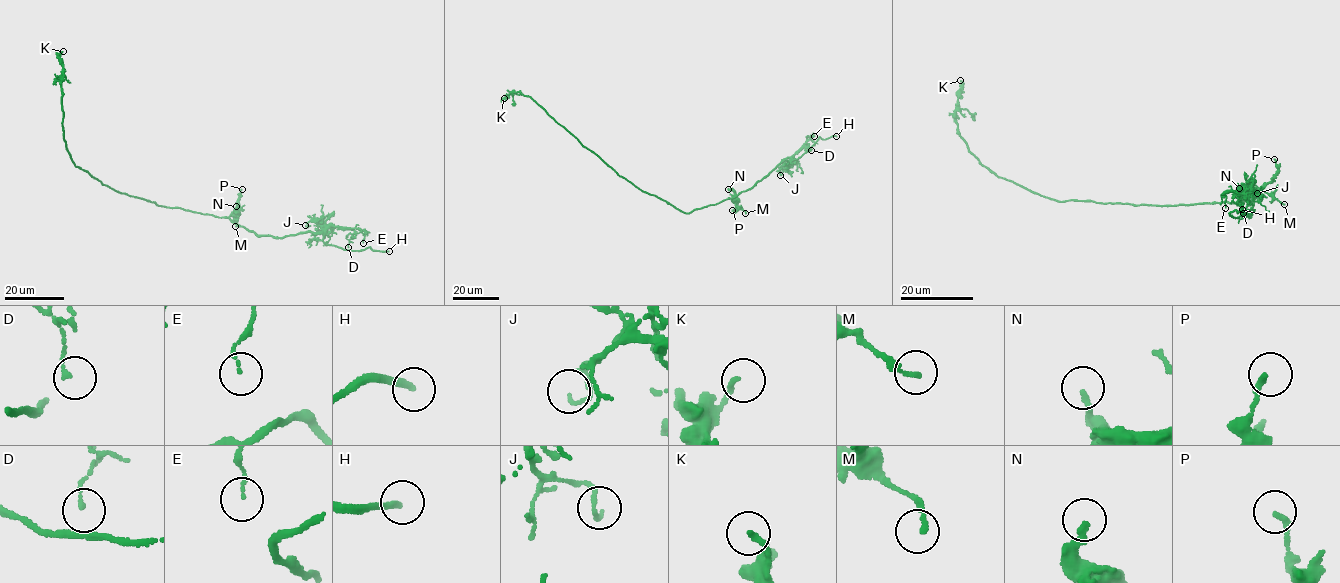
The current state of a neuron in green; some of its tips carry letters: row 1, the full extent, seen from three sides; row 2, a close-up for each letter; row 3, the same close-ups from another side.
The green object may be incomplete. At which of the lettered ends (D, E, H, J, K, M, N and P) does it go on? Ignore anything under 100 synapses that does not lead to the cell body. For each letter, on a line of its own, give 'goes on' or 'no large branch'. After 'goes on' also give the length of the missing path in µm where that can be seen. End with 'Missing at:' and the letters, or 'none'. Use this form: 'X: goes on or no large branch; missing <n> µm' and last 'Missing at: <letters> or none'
D: no large branch
E: no large branch
H: goes on; missing 30 µm
J: no large branch
K: no large branch
M: no large branch
N: no large branch
P: no large branch
Missing at: H

